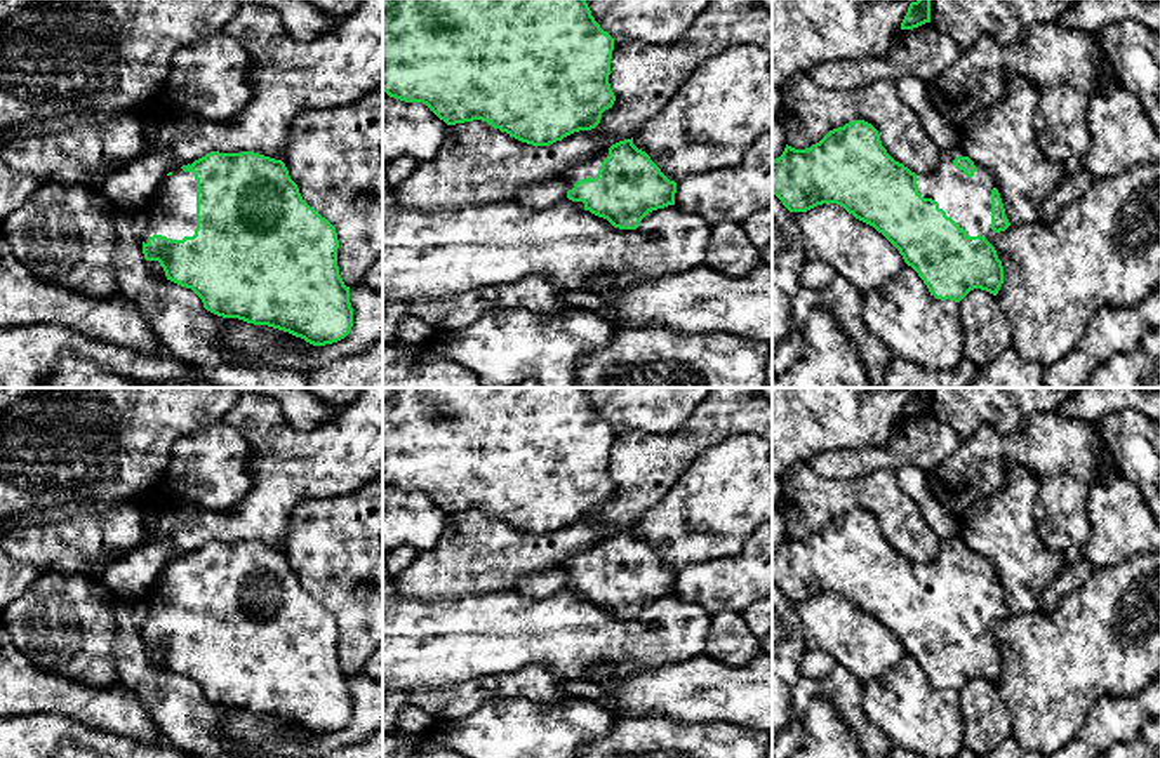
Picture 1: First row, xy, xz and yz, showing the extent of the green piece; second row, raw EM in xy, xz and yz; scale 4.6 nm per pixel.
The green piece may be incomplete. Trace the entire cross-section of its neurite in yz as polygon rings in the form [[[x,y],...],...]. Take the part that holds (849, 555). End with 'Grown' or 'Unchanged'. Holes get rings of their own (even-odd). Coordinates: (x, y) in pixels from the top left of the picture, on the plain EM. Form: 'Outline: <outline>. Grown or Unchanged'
Outline: [[[854,509],[830,520],[807,539],[786,534],[783,544],[772,549],[772,582],[790,602],[837,593],[873,615],[899,640],[936,688],[960,692],[974,678],[997,685],[1003,673],[1003,655],[990,629],[1010,612],[993,565],[962,537],[941,541],[932,562],[915,563],[887,542],[871,513]]]. Grown

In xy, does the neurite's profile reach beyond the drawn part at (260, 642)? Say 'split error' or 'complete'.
split error

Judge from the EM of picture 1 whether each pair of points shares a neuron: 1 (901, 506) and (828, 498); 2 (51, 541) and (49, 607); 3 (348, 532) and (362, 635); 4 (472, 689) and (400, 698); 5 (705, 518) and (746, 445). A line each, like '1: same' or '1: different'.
1: same
2: different
3: same
4: same
5: same

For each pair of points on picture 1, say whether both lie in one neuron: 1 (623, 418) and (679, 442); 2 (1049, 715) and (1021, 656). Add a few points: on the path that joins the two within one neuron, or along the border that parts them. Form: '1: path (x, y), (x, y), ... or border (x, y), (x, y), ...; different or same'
1: border (693, 412), (673, 432), (614, 432); different
2: path (1049, 701), (1049, 684), (1035, 670); same

